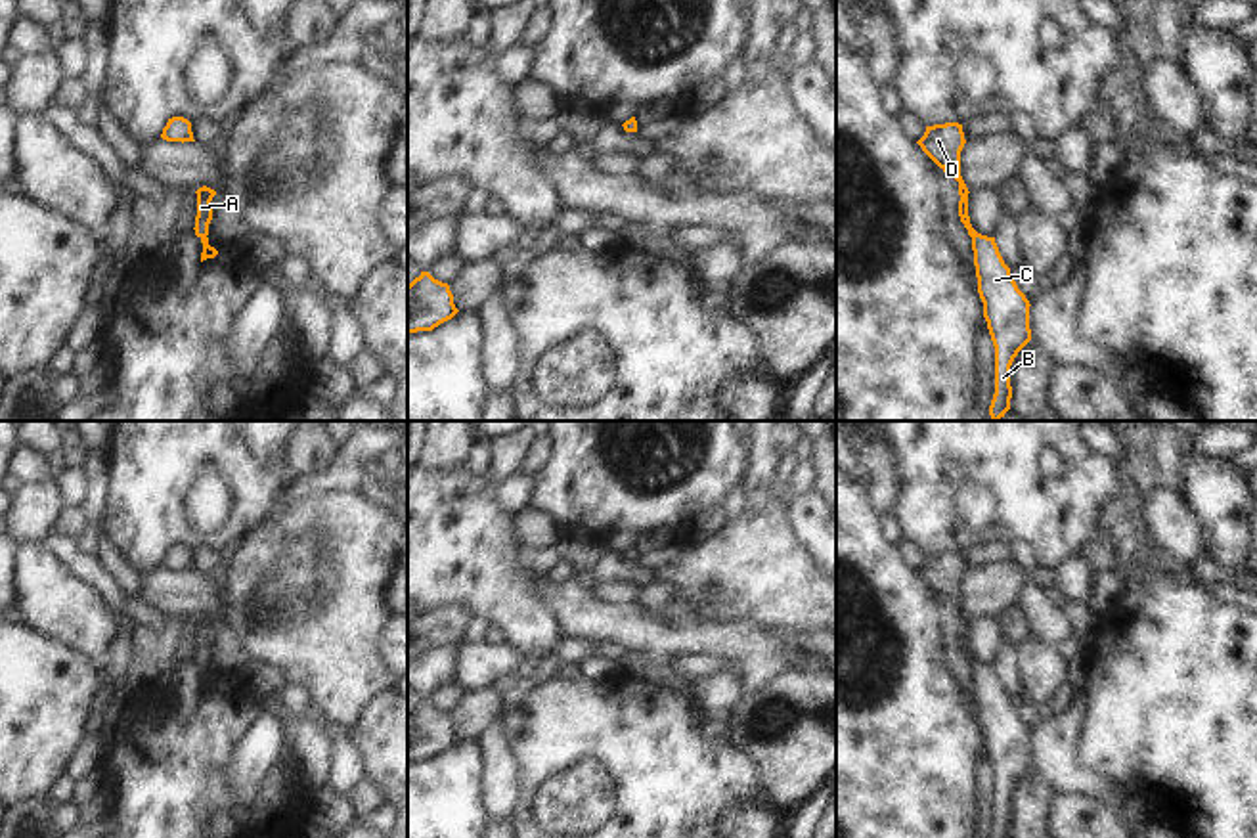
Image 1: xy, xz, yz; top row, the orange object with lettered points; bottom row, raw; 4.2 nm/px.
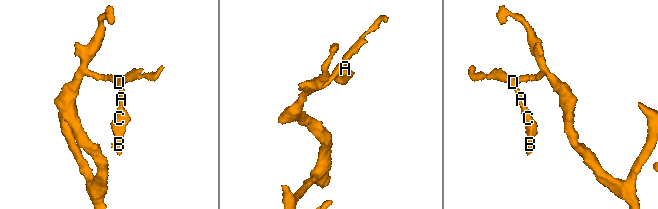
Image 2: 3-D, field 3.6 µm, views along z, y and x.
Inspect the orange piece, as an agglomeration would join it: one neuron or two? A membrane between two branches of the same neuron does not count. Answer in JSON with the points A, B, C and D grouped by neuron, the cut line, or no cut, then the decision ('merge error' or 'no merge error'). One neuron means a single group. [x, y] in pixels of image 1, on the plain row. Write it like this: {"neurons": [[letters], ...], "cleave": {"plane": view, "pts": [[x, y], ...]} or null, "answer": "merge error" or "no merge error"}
{"neurons": [["A", "B", "C", "D"]], "cleave": null, "answer": "no merge error"}

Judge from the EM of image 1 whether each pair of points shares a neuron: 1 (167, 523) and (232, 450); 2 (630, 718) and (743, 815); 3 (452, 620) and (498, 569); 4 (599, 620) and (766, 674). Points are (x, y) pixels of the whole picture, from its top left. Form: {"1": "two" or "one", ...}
{"1": "one", "2": "two", "3": "two", "4": "one"}

